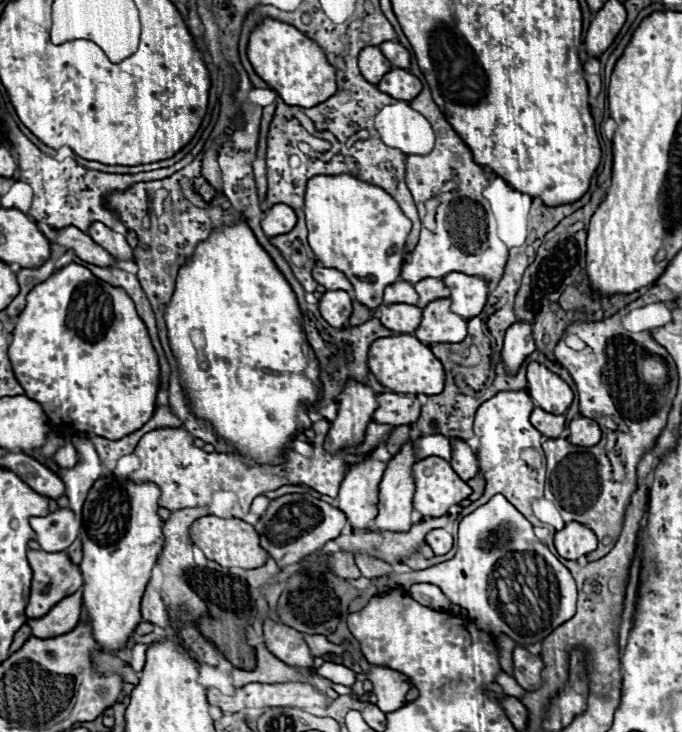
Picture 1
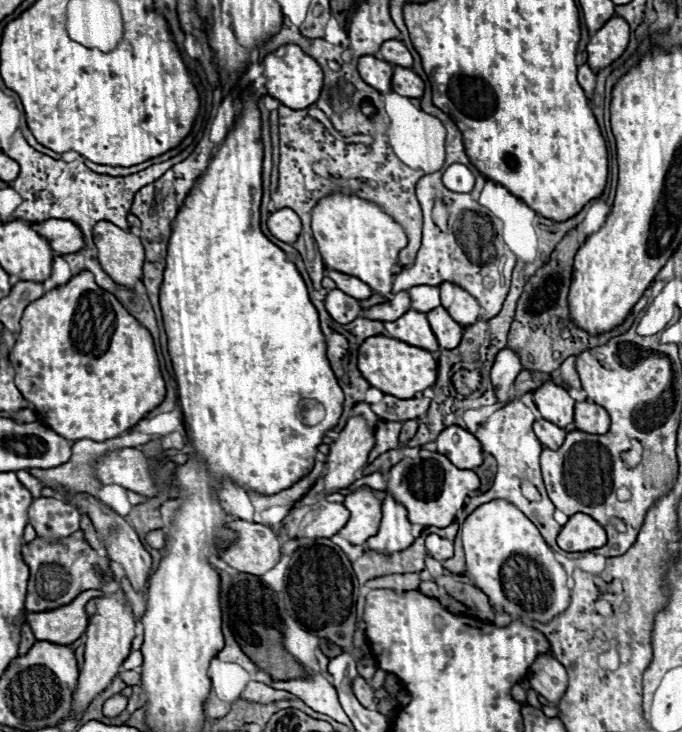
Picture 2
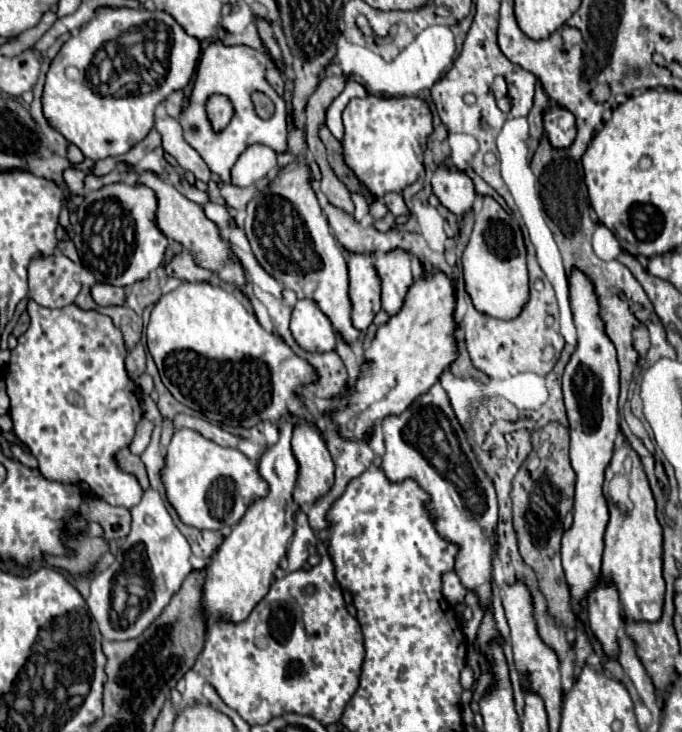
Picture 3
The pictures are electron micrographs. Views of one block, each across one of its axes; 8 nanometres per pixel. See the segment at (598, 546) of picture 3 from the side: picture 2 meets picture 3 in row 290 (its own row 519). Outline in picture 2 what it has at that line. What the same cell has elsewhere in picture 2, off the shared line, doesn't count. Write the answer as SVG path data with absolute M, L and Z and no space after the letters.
M574 514L558 534L558 546L566 552L588 552L606 544L606 530L588 514Z

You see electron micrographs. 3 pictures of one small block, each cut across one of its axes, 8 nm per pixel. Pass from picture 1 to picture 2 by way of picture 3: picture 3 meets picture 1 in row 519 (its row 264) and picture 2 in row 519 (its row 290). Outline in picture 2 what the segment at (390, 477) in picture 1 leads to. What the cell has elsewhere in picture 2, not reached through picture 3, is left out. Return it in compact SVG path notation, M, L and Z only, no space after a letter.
M386 496L382 504L382 522L376 536L366 542L368 550L378 554L394 554L406 550L414 542L412 524L406 518L404 506L396 504L392 496Z

